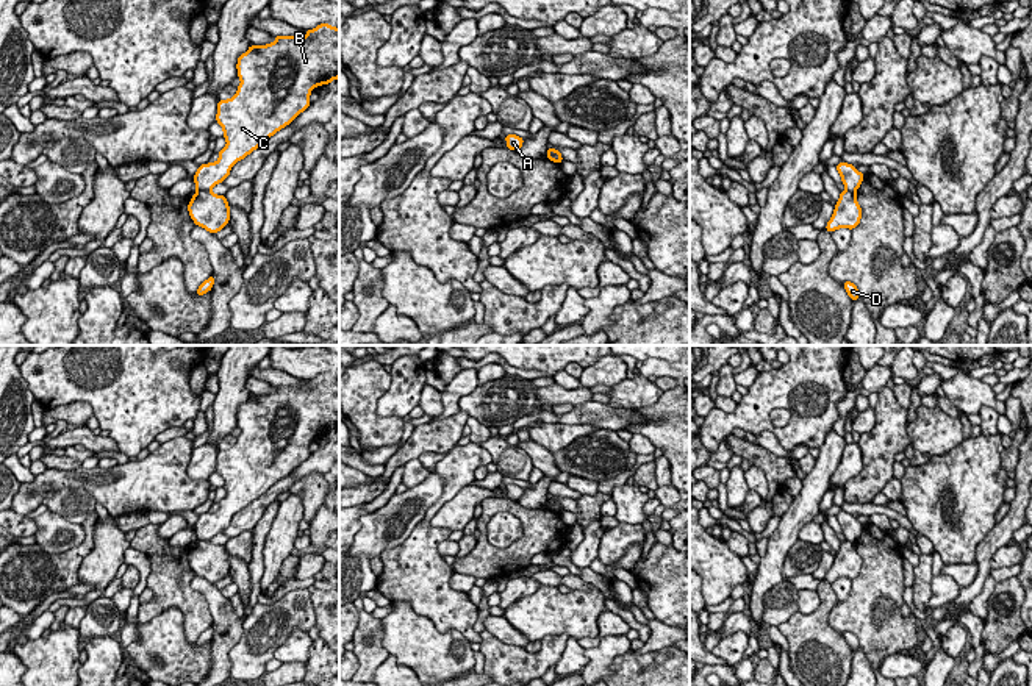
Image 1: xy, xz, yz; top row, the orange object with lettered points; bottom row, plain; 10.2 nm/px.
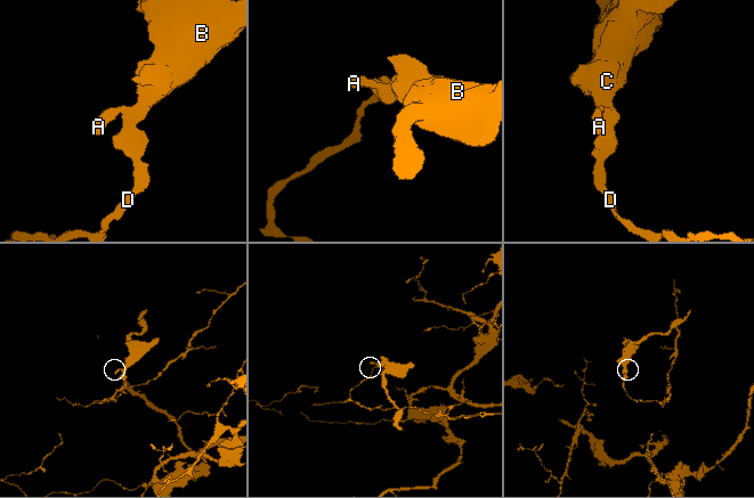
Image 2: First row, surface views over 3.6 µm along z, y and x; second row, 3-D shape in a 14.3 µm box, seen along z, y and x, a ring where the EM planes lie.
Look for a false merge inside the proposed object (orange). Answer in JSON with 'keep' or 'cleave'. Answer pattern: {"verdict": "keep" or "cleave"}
{"verdict": "cleave"}

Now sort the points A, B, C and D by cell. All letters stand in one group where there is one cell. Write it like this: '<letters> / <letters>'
A B C / D

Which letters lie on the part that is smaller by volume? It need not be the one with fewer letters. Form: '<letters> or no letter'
A, B, C

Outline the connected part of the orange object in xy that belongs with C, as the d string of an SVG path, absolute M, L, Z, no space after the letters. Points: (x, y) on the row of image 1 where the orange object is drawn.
M319 23L302 36L275 36L272 44L250 45L238 58L241 84L228 100L217 102L216 122L224 130L227 145L213 164L200 164L194 175L197 191L210 191L222 183L231 167L261 147L271 136L289 125L310 103L314 88L339 78L339 28Z

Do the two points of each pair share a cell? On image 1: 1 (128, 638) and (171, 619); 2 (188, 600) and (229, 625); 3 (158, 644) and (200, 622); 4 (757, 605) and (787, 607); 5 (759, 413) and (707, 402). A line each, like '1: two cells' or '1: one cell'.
1: two cells
2: two cells
3: two cells
4: two cells
5: two cells

